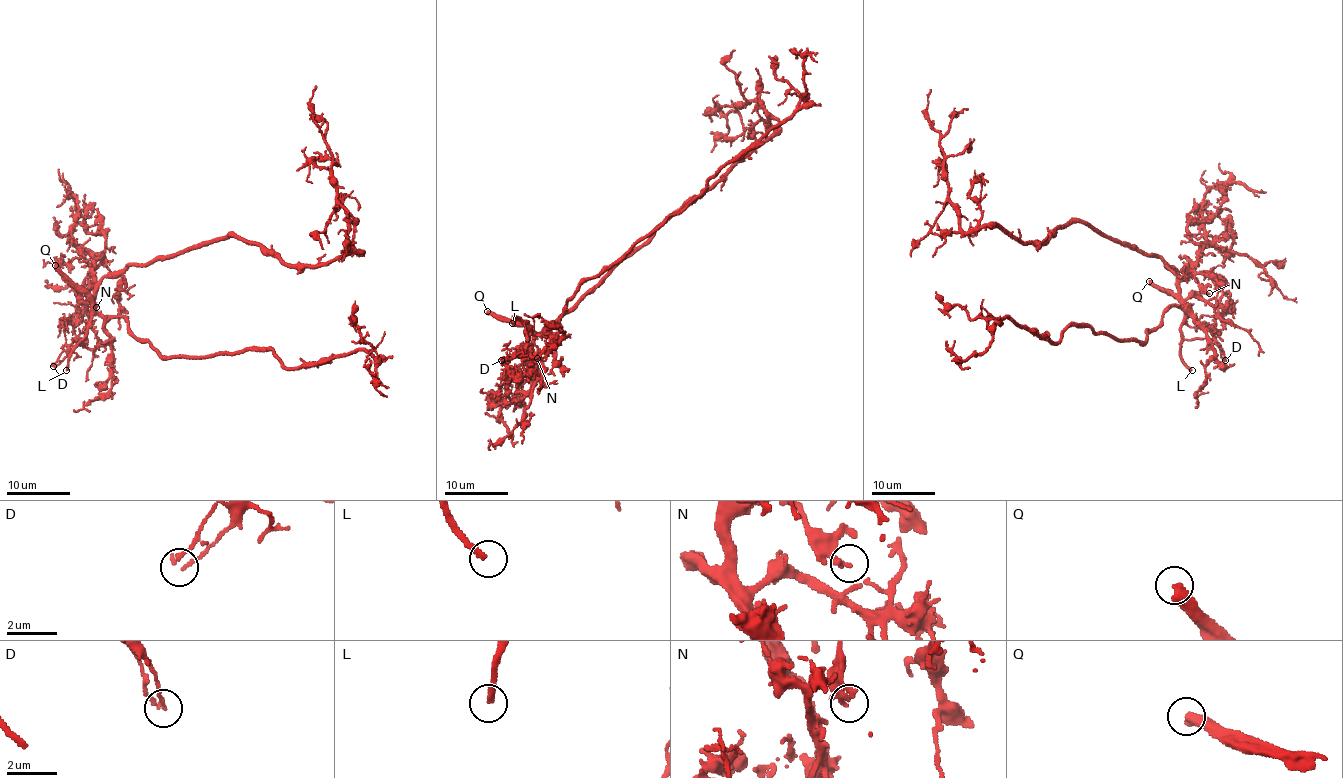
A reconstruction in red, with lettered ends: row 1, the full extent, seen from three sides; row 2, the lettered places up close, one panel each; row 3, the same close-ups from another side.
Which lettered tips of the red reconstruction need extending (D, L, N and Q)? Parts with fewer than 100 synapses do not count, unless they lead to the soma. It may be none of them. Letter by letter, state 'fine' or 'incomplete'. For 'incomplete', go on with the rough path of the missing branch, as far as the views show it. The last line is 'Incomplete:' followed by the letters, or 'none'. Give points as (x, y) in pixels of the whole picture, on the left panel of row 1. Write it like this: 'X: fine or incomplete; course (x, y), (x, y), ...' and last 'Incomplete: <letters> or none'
D: fine
L: fine
N: fine
Q: incomplete
Incomplete: Q

